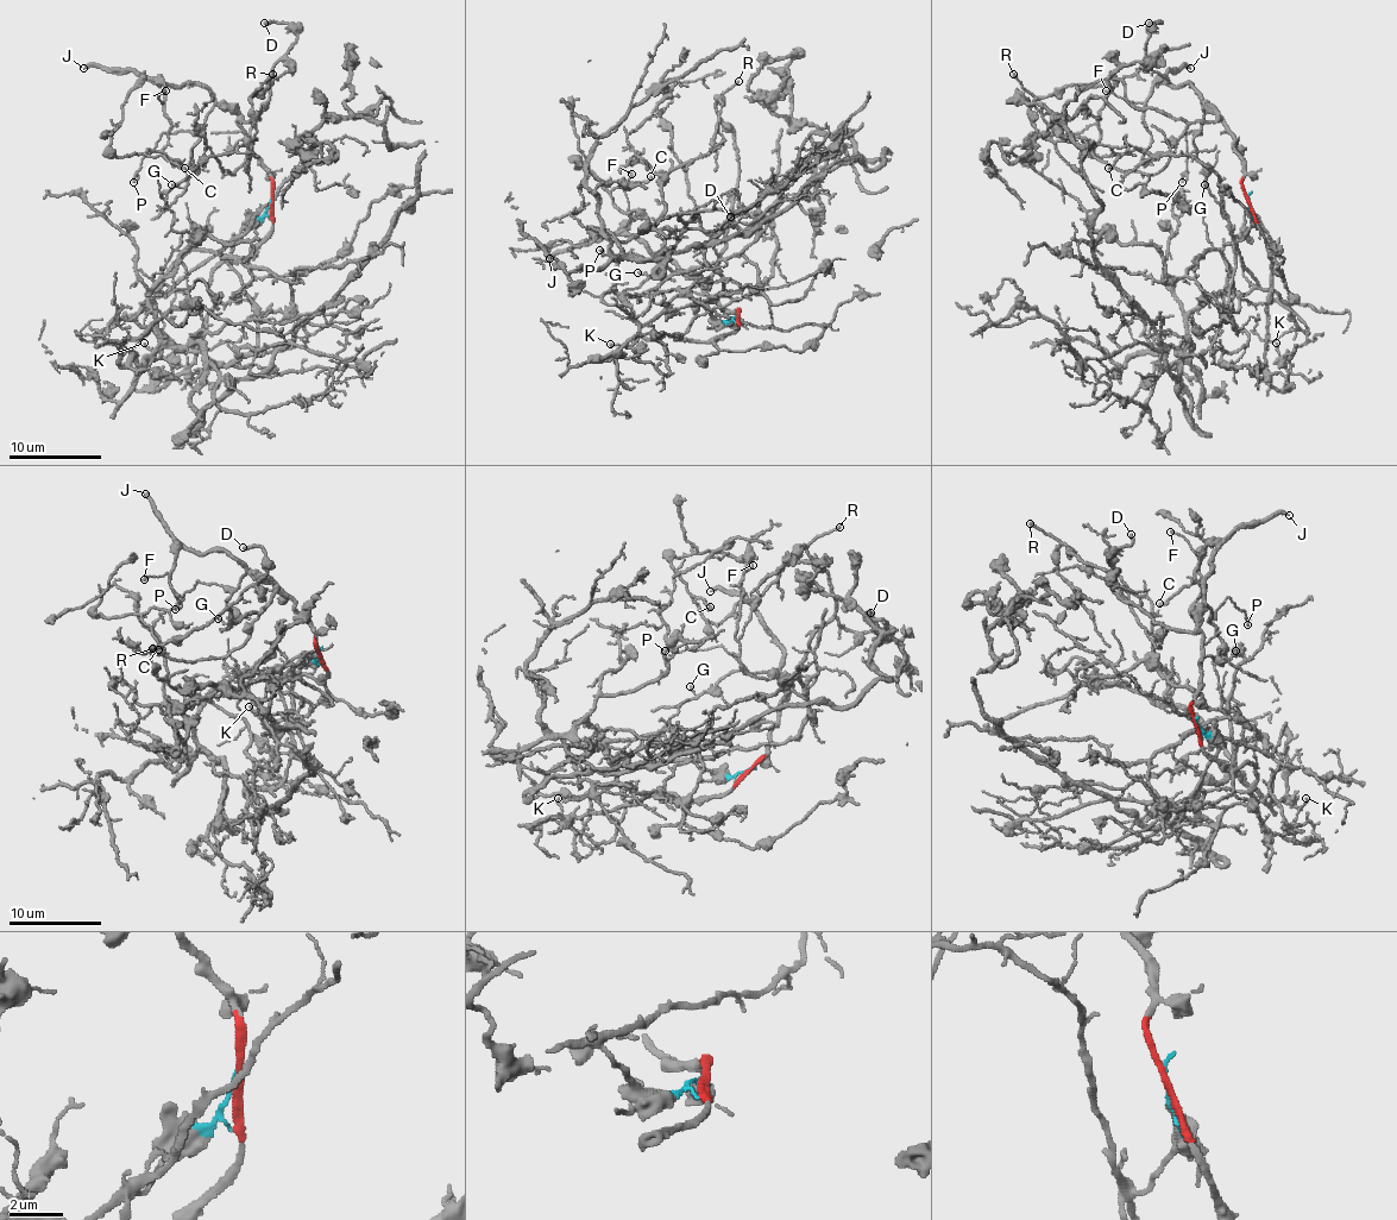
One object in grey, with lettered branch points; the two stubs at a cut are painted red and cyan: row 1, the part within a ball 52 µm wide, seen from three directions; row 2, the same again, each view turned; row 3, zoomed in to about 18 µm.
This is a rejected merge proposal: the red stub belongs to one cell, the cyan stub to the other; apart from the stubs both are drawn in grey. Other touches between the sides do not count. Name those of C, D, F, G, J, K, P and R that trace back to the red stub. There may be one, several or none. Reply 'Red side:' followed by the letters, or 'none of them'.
Red side: C, D, F, G, J, P, R

